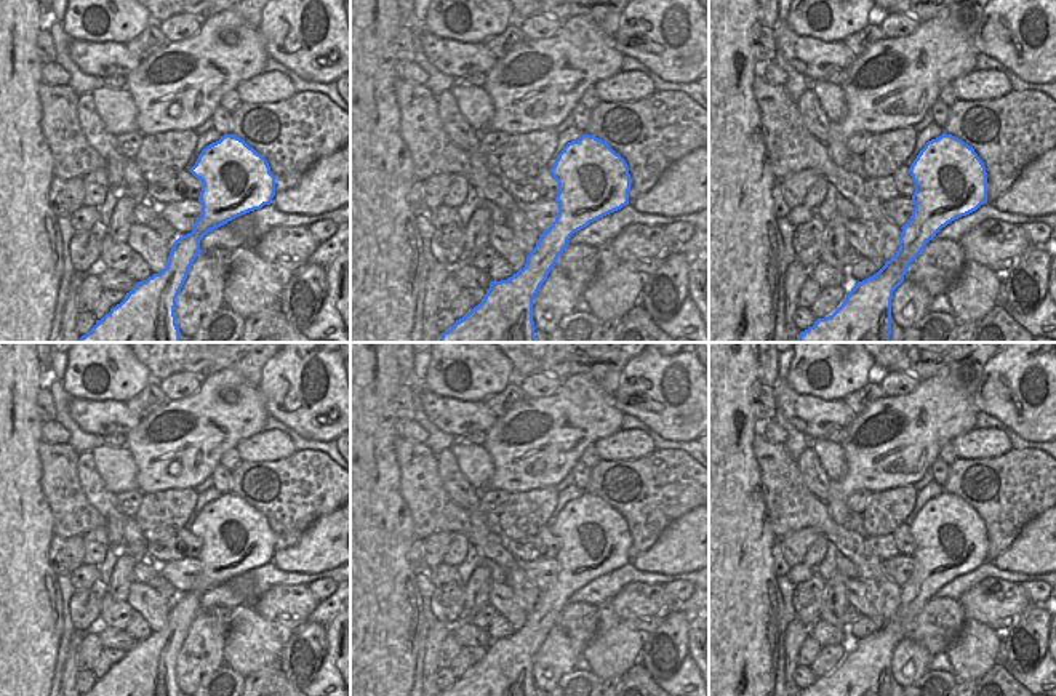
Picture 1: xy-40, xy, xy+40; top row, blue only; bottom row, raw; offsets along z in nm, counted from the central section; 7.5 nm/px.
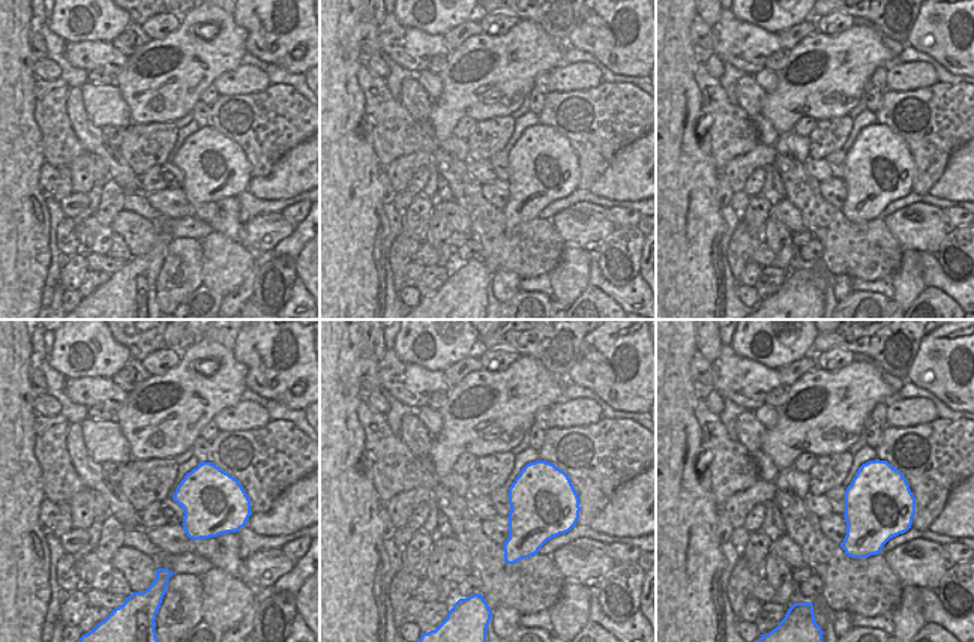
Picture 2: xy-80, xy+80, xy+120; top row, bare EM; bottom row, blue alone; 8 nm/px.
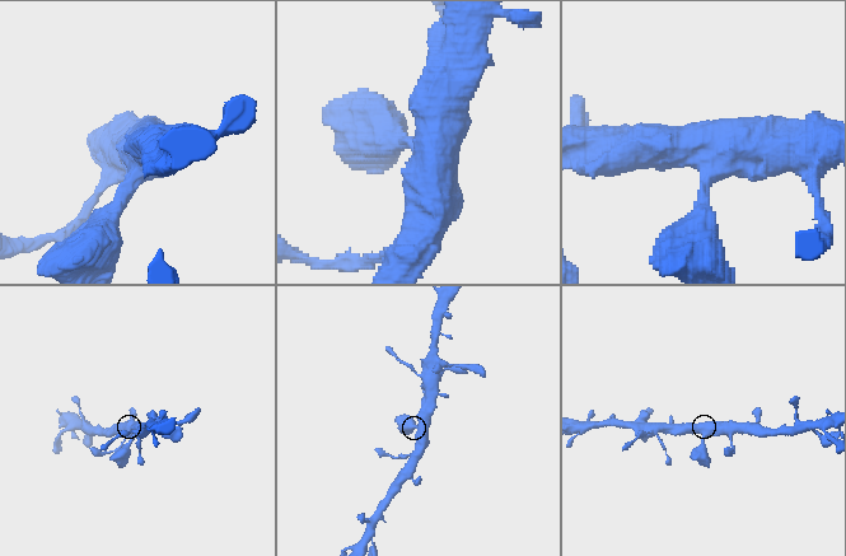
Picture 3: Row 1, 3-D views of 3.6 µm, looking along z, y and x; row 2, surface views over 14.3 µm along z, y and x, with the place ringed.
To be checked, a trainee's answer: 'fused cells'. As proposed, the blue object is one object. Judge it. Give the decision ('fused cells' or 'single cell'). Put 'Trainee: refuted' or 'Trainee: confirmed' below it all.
single cell
Trainee: refuted

